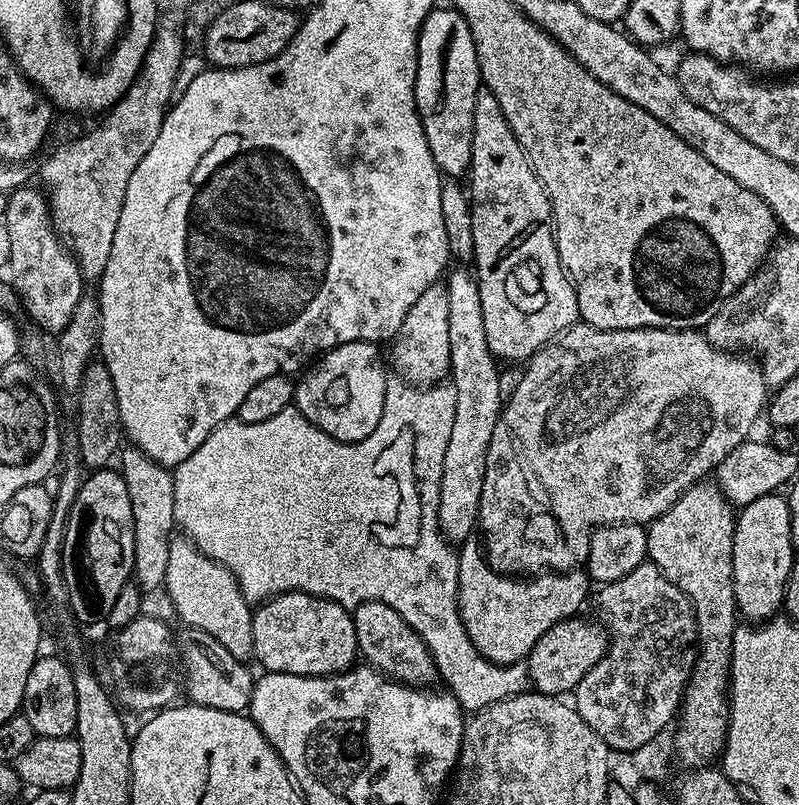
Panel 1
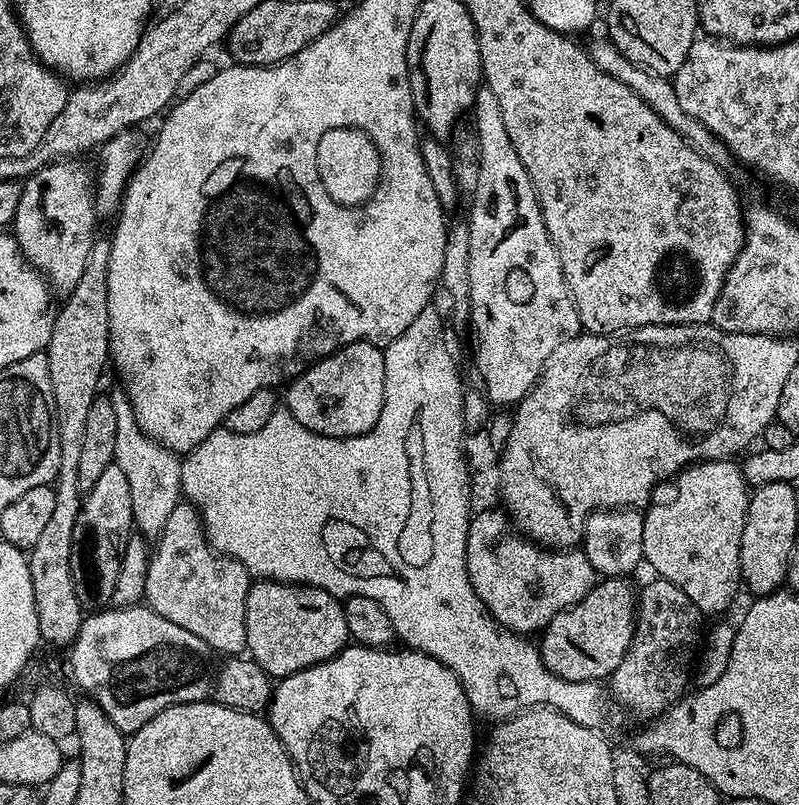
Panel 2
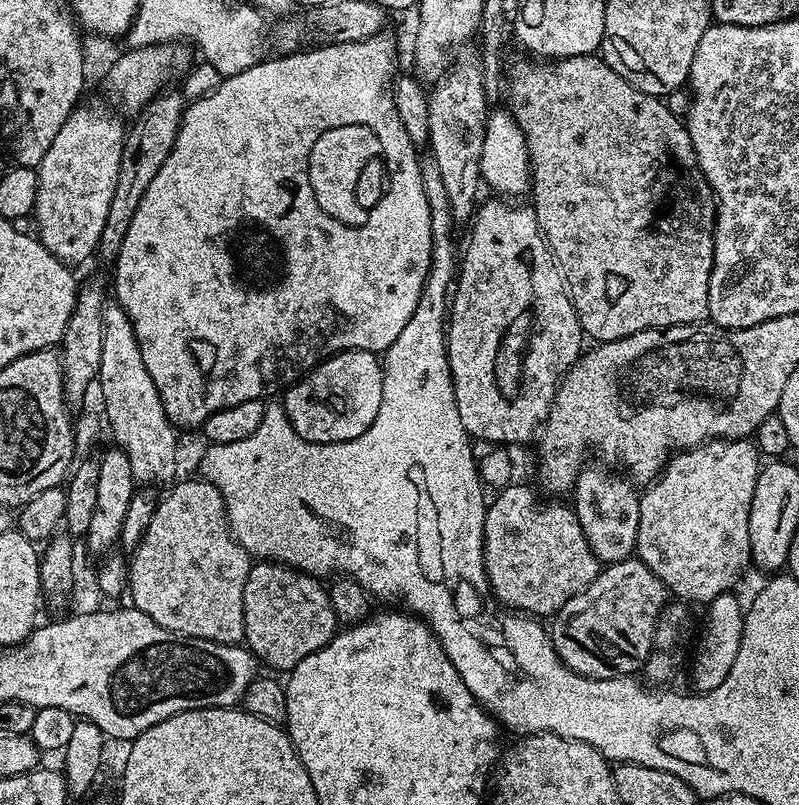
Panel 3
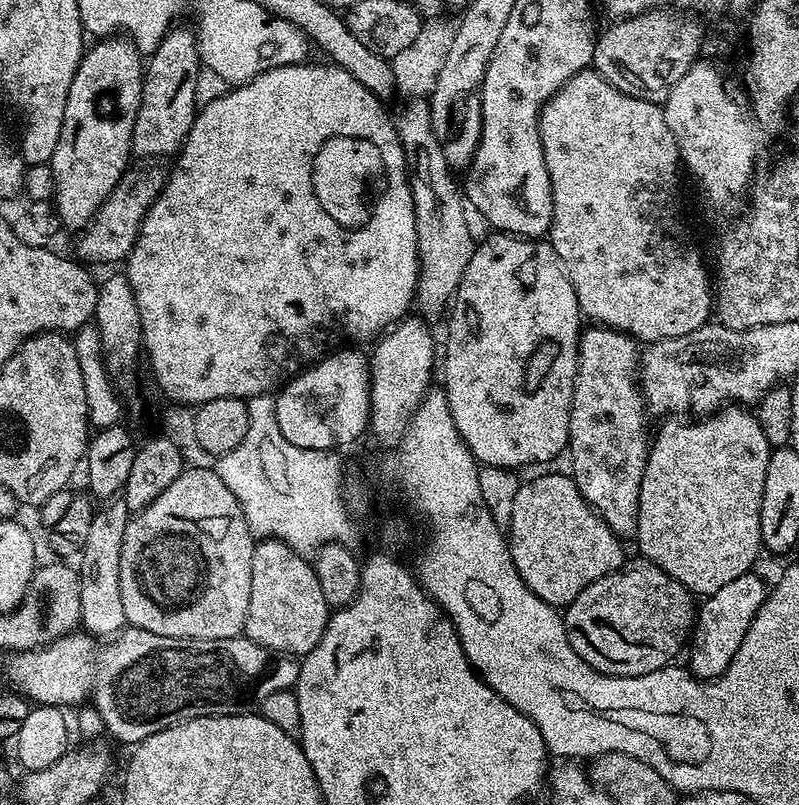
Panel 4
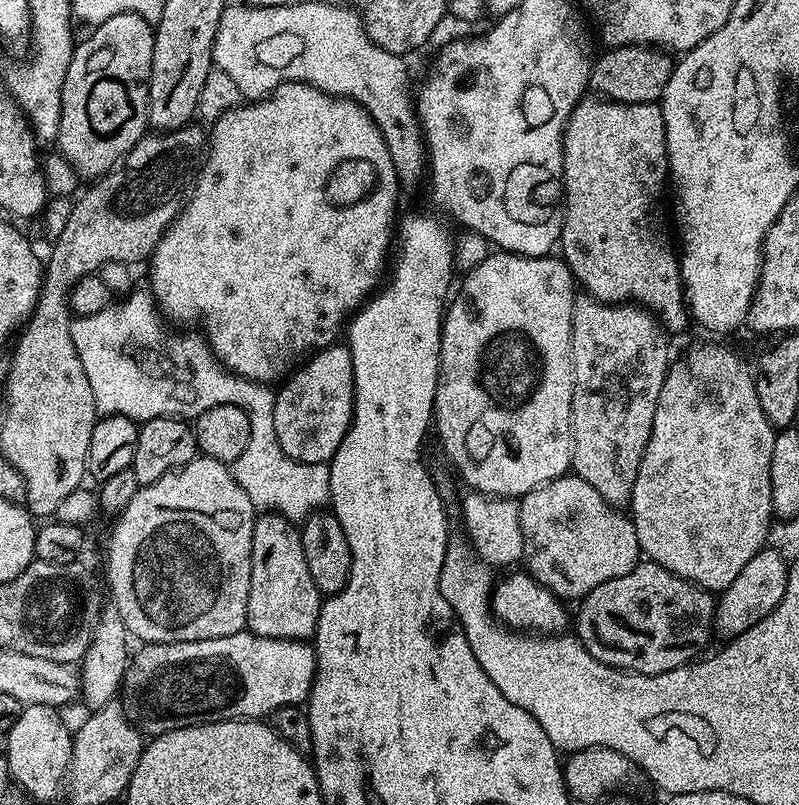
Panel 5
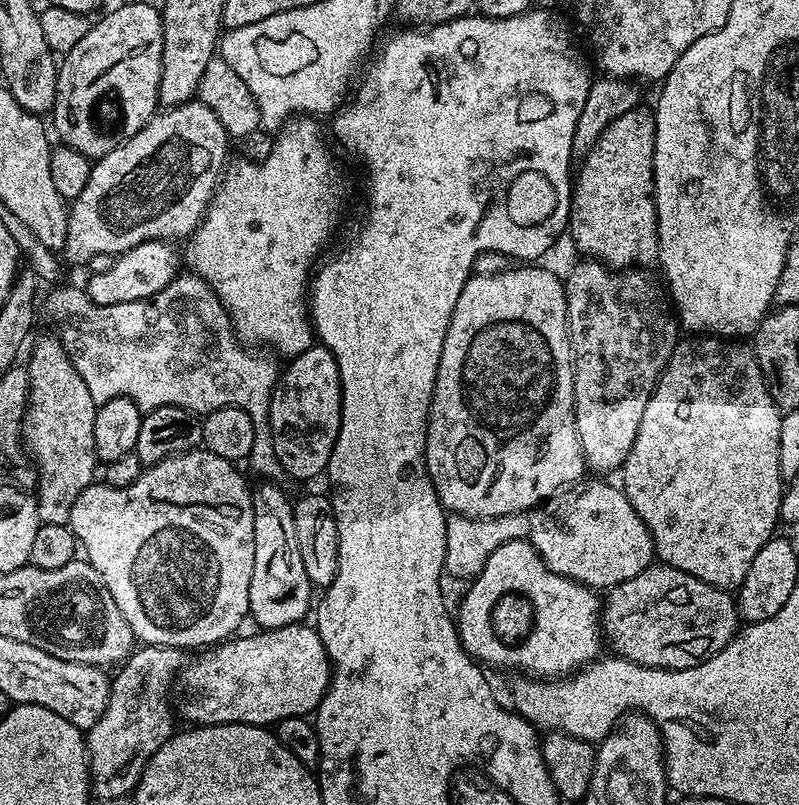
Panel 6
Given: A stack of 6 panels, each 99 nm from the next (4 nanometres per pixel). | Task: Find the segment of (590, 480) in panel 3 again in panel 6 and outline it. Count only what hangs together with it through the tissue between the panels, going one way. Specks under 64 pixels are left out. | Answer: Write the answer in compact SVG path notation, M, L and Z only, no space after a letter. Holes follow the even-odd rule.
M580 258L576 261L573 269L570 270L568 276L563 277L566 314L568 315L568 341L572 347L572 359L574 361L572 365L572 385L574 386L574 414L576 415L578 442L584 455L585 465L591 471L593 468L596 471L593 473L596 474L608 474L604 472L612 472L615 468L616 471L623 469L626 458L630 454L630 446L634 446L634 438L638 438L638 426L642 422L643 412L646 411L646 402L650 402L650 394L656 388L660 375L663 374L664 367L668 364L670 354L675 350L678 343L678 335L676 336L676 328L678 329L677 317L674 315L661 285L659 283L656 285L648 275L649 273L644 270L634 268L617 270L608 267L607 264L600 263L599 260Z

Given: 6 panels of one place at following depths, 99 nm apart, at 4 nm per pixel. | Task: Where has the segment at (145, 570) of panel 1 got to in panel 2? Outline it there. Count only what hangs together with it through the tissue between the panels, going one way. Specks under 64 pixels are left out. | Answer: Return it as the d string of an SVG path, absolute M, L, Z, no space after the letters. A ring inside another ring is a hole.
M118 390L118 393L111 395L111 402L114 406L114 416L117 421L117 438L114 445L114 460L122 474L125 475L129 483L132 521L139 535L148 540L159 539L162 530L166 526L166 521L170 518L170 514L181 503L181 459L177 453L169 451L167 447L158 443L156 440L150 439L145 432L138 426L137 419L134 418L133 408L127 395Z

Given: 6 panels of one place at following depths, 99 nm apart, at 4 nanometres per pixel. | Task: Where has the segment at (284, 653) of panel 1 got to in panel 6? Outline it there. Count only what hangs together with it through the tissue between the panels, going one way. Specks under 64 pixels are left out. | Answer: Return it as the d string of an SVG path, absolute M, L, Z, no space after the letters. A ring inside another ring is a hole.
M260 482L252 488L254 575L250 578L248 615L251 623L256 623L255 627L260 630L299 624L314 604L314 585L306 578L306 566L302 566L292 506L293 501L288 500L276 482Z

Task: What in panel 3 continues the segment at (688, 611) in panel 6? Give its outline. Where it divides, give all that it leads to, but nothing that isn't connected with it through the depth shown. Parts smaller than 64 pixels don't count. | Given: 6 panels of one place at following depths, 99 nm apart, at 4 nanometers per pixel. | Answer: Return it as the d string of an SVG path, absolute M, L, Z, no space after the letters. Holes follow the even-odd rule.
M629 558L601 567L599 574L562 610L558 610L550 620L552 645L558 658L570 670L582 674L591 680L613 680L615 676L632 676L647 665L649 656L654 651L656 627L670 600L669 589L664 587L658 577L653 574L639 558Z

